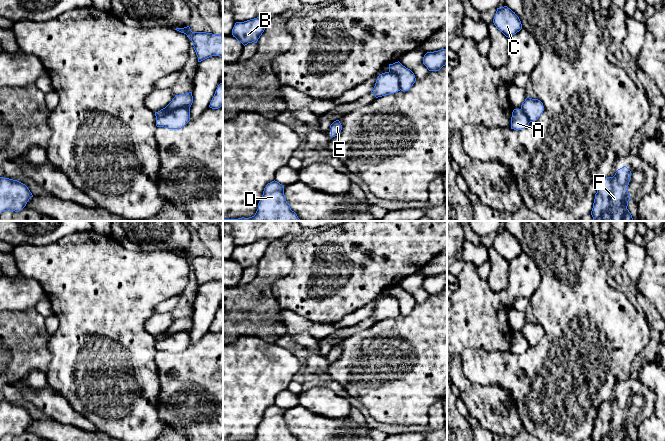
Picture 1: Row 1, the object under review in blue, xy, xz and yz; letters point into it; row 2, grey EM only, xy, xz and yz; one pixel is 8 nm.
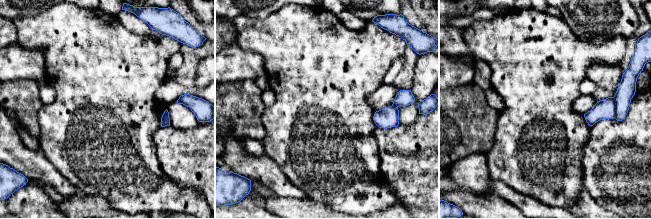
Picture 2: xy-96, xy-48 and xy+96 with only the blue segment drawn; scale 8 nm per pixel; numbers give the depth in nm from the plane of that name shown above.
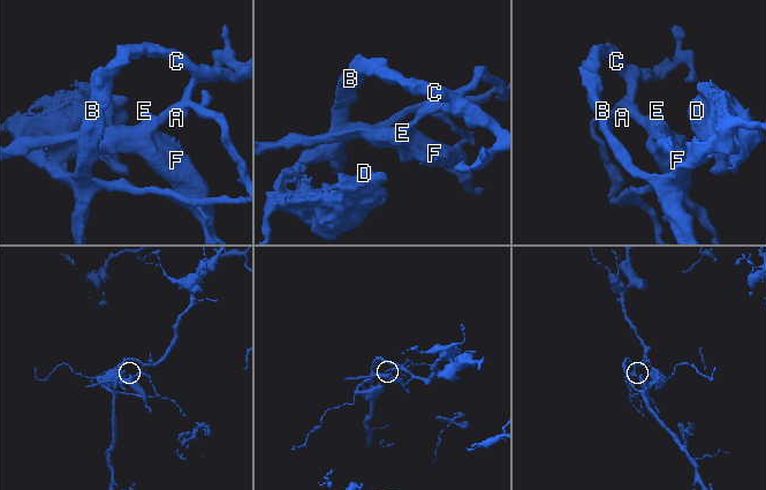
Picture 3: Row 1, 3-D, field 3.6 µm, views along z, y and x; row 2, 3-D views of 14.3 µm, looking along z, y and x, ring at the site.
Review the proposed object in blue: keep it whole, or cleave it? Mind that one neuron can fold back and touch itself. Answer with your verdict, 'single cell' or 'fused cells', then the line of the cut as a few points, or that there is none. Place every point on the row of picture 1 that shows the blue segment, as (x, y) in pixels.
fused cells; cut xy (189, 107), (177, 107), (156, 118)

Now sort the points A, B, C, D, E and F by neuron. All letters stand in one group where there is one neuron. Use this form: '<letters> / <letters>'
A B C D / E F

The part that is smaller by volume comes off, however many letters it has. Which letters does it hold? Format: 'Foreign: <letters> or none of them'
Foreign: E, F

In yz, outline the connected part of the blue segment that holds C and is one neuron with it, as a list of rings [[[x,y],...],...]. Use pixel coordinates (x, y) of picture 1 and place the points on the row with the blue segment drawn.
[[[507,6],[497,8],[493,23],[508,38],[522,29],[519,17]]]

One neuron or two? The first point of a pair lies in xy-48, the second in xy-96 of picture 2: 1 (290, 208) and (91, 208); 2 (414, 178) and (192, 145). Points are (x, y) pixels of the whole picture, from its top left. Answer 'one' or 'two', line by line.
1: one
2: one

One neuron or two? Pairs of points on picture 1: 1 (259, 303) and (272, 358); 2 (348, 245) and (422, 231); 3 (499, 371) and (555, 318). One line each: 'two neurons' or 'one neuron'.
1: two neurons
2: one neuron
3: one neuron

